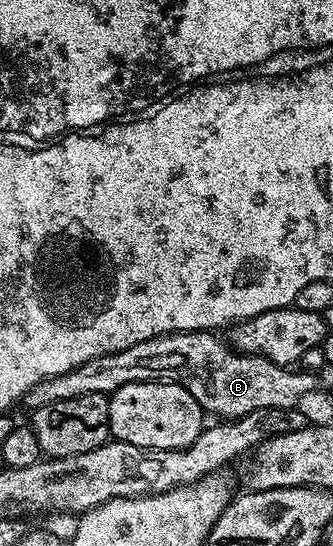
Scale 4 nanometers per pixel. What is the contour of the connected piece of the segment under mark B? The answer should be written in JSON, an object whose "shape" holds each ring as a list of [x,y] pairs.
{"shape":[[[171,332],[169,336],[155,336],[146,342],[138,342],[138,346],[126,346],[126,350],[118,350],[114,354],[102,354],[98,358],[90,358],[90,362],[82,362],[74,370],[49,380],[38,382],[24,397],[23,407],[35,410],[42,406],[50,406],[50,402],[62,402],[62,398],[82,398],[82,394],[102,394],[111,396],[114,390],[126,386],[130,382],[150,382],[160,380],[164,384],[177,384],[190,394],[204,407],[205,413],[216,418],[235,418],[245,416],[254,410],[263,408],[295,409],[303,396],[308,396],[316,388],[317,377],[303,370],[293,370],[291,367],[275,364],[265,356],[251,356],[238,352],[231,343],[219,340],[219,335],[212,332]]]}

